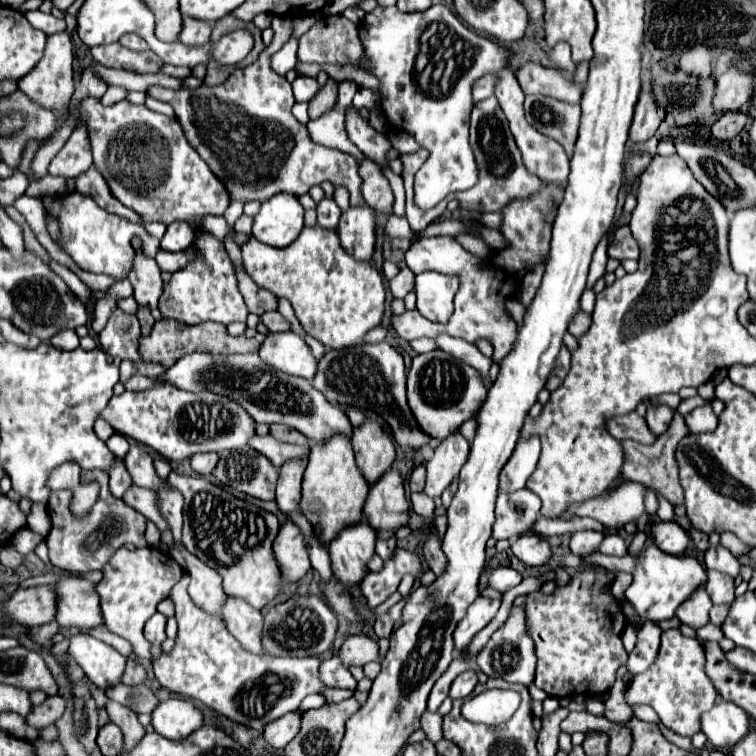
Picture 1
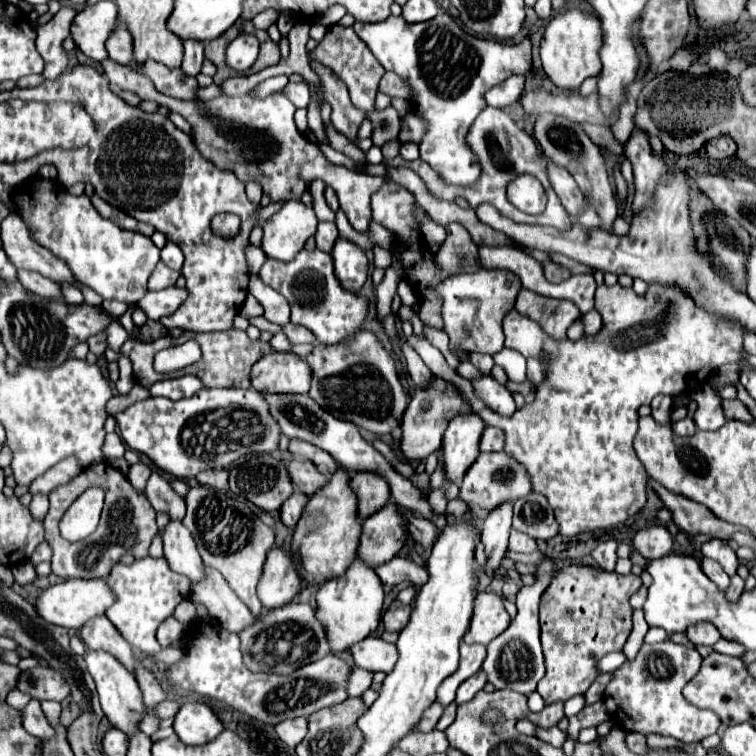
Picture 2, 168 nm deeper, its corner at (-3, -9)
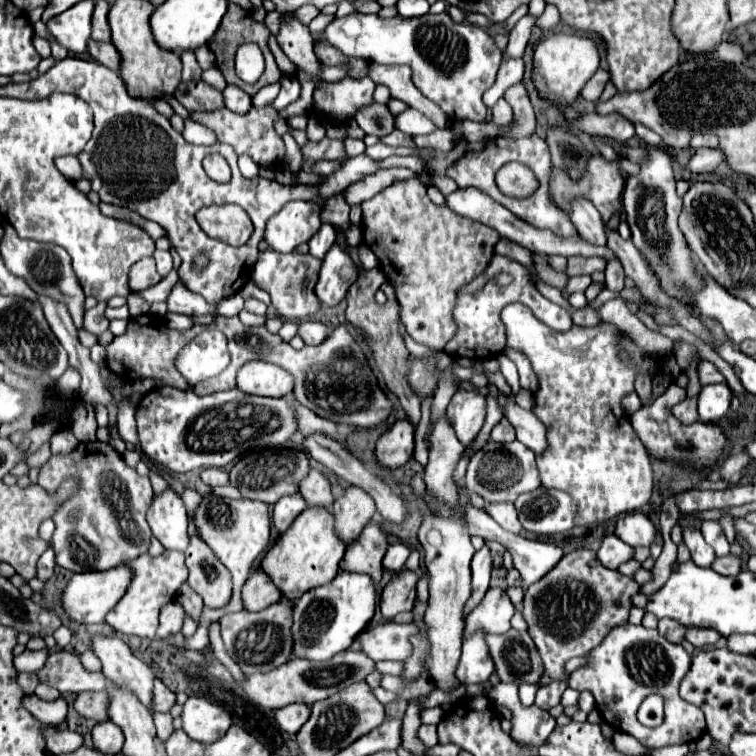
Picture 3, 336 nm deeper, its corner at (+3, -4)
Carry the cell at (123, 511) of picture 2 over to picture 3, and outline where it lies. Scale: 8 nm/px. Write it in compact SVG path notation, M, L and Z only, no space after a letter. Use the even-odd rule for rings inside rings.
M98 440L80 442L70 454L50 456L50 460L40 468L38 484L46 492L56 492L66 476L80 476L80 492L52 518L56 524L52 548L56 552L58 566L72 572L108 570L148 552L152 532L146 522L146 510L154 492L146 476L138 476L110 444ZM72 514L78 514L74 522Z

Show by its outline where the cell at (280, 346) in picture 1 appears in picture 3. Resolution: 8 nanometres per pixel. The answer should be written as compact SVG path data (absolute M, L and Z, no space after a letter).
M248 362L238 370L236 388L252 396L282 398L292 394L294 378L280 366L268 362Z

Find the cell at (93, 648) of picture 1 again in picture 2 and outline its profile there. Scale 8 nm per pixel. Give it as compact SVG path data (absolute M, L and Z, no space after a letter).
M88 651L84 655L84 659L88 665L88 673L96 681L100 705L102 705L102 711L108 717L108 721L114 727L122 729L124 733L138 731L136 725L144 717L144 703L142 703L142 691L134 679L134 675L130 671L126 671L126 667L122 667L122 663L118 663L118 659L114 659L114 655L110 655L108 651Z

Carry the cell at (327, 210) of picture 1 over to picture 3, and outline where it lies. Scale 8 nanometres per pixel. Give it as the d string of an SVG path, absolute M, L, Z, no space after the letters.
M322 224L322 228L312 236L312 240L308 242L310 244L310 254L314 258L324 258L326 252L334 246L336 242L336 232L334 232L334 226L330 224Z

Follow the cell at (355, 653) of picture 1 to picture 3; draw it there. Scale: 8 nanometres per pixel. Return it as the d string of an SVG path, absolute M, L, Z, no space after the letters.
M386 622L376 628L368 628L360 634L362 652L366 652L372 660L404 660L412 654L412 634L416 634L418 626L410 624L396 624Z

